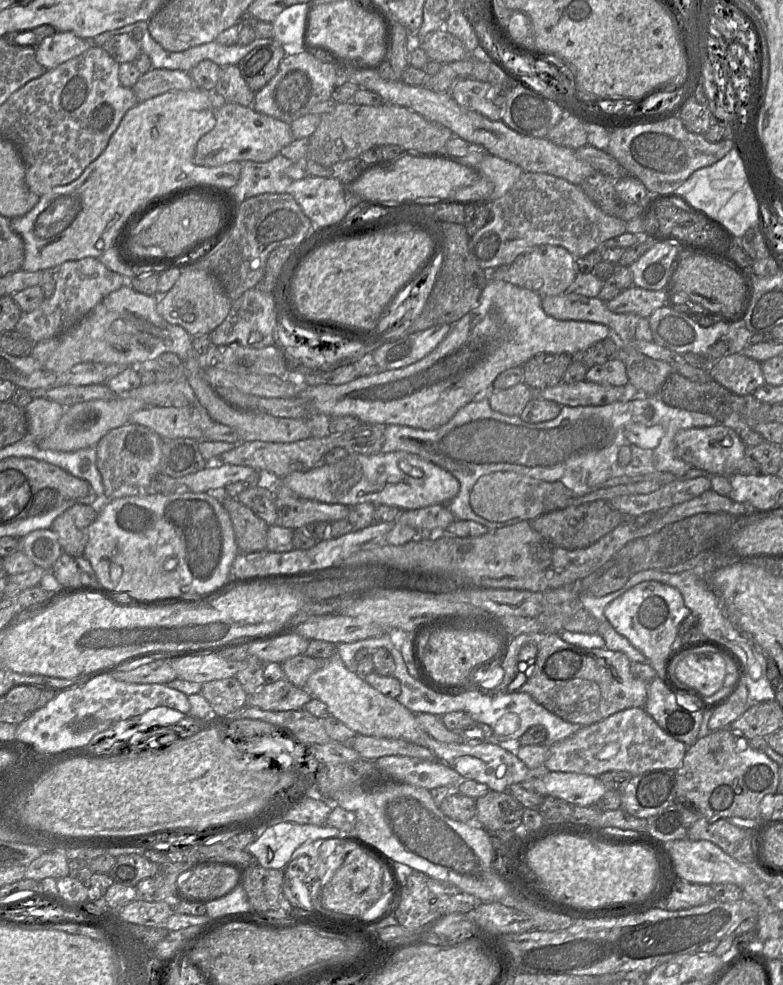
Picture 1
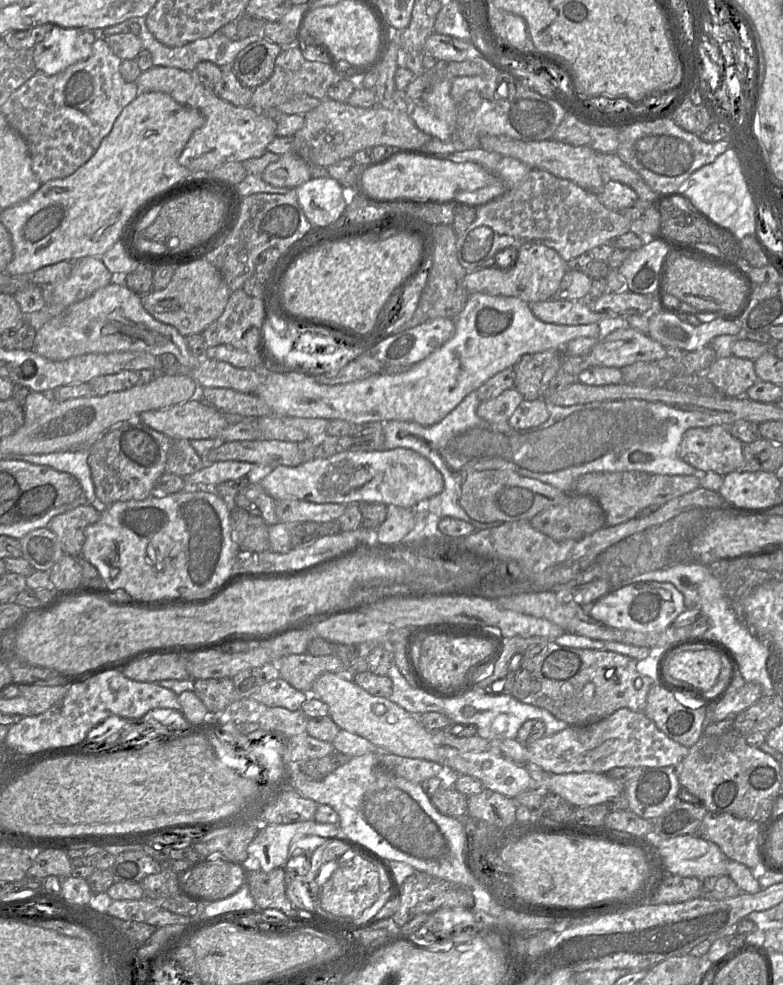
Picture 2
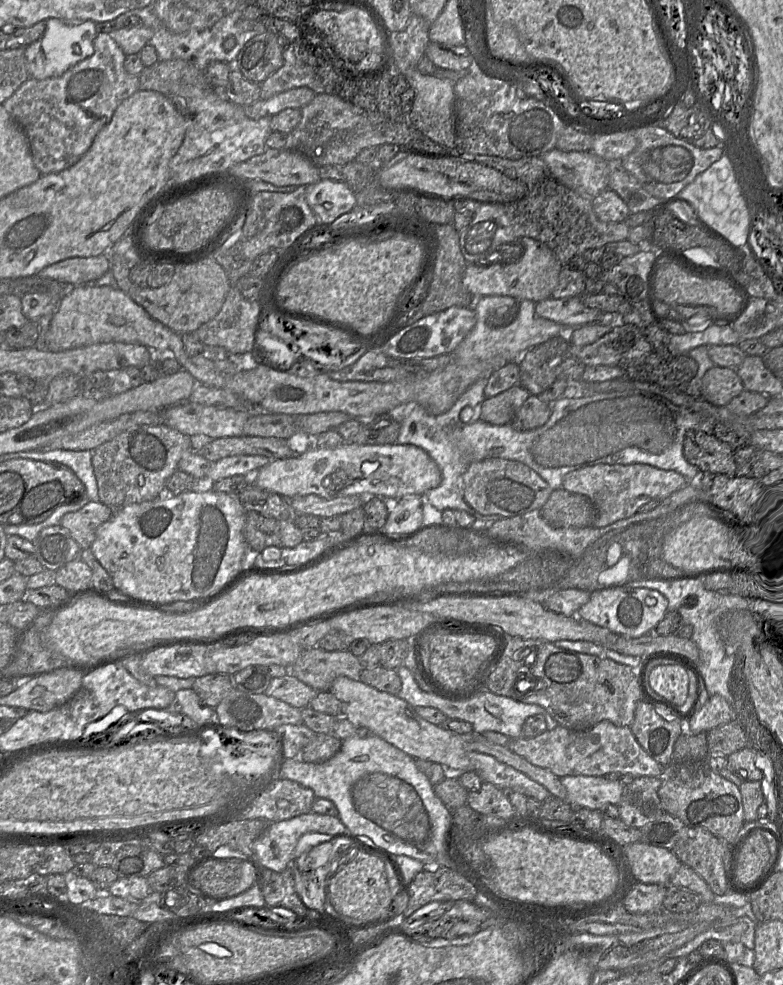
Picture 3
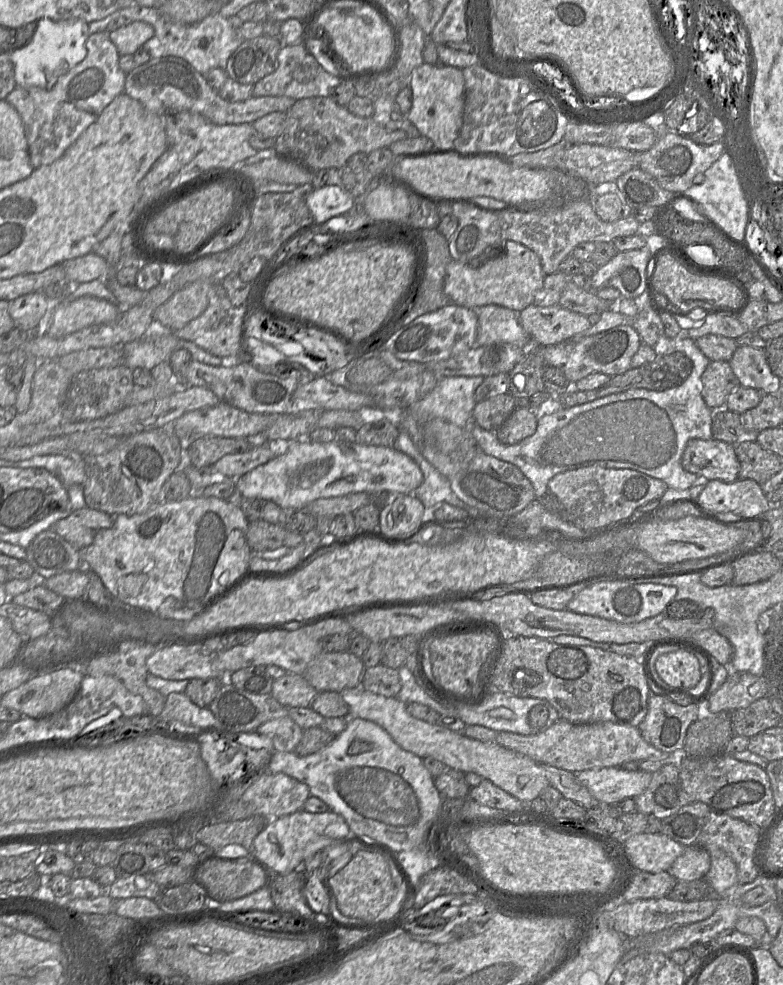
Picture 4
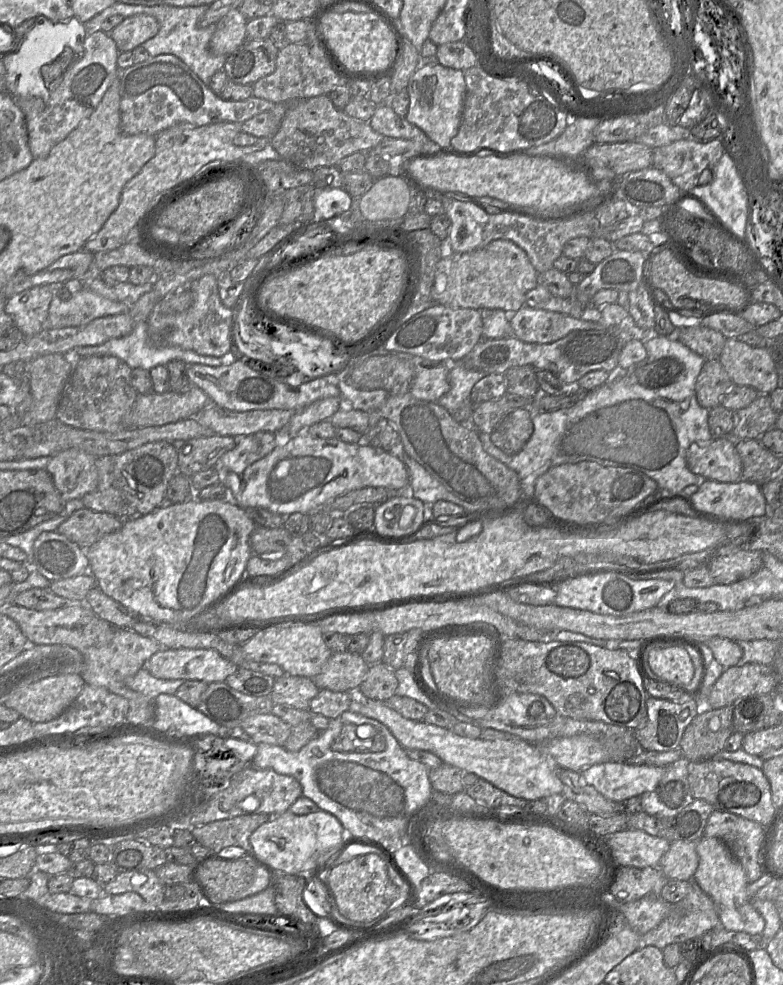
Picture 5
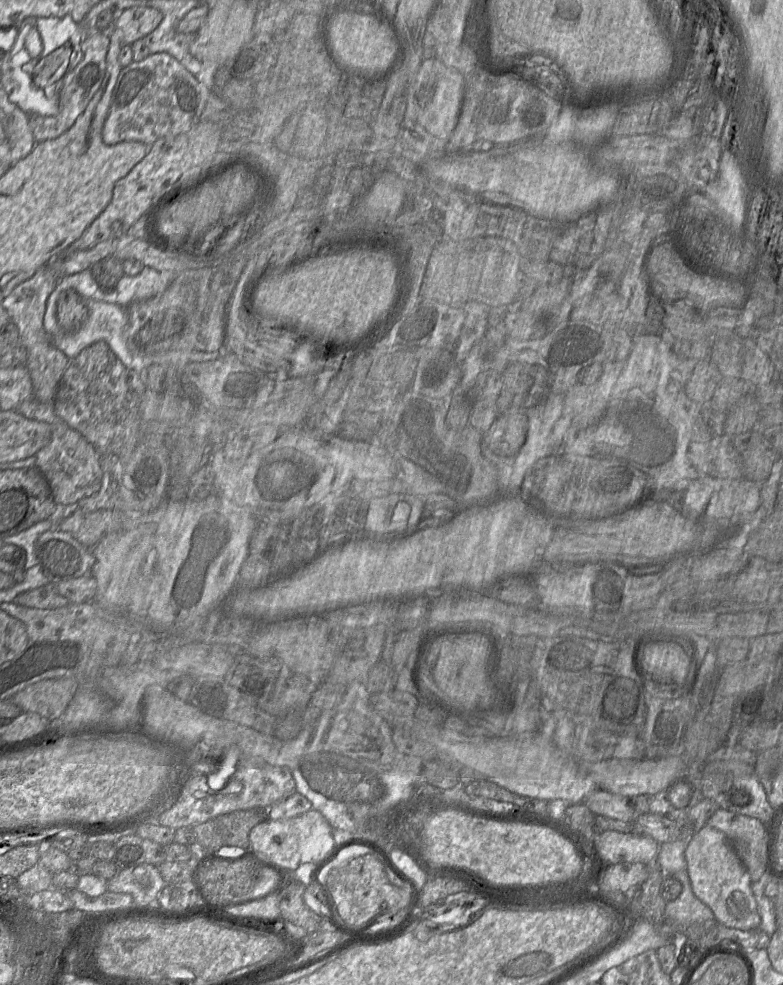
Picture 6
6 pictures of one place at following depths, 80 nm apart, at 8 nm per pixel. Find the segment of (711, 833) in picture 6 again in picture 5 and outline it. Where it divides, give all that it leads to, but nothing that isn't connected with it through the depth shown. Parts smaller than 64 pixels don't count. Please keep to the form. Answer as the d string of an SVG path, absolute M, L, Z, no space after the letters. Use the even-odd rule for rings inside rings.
M703 836L699 839L696 843L696 852L698 867L692 881L695 881L718 907L721 927L749 934L761 934L765 921L750 902L747 878L738 859L721 840L713 837Z

